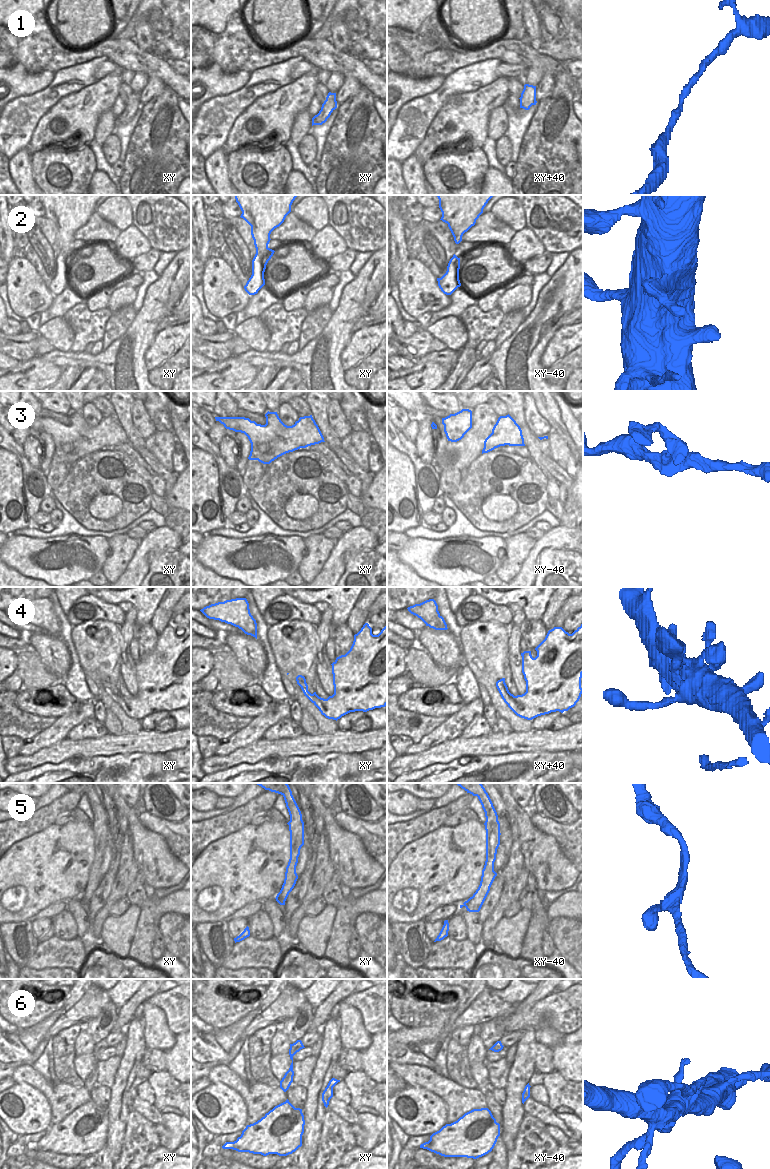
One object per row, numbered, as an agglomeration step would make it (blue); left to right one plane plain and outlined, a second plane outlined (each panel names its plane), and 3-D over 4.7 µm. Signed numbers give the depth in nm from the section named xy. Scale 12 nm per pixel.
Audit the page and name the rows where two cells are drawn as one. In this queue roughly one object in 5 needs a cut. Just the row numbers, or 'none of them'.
none of them

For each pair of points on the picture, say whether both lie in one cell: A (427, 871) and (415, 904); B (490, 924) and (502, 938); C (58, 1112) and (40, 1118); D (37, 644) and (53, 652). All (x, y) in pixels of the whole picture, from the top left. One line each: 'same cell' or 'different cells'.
A: same cell
B: different cells
C: different cells
D: same cell

